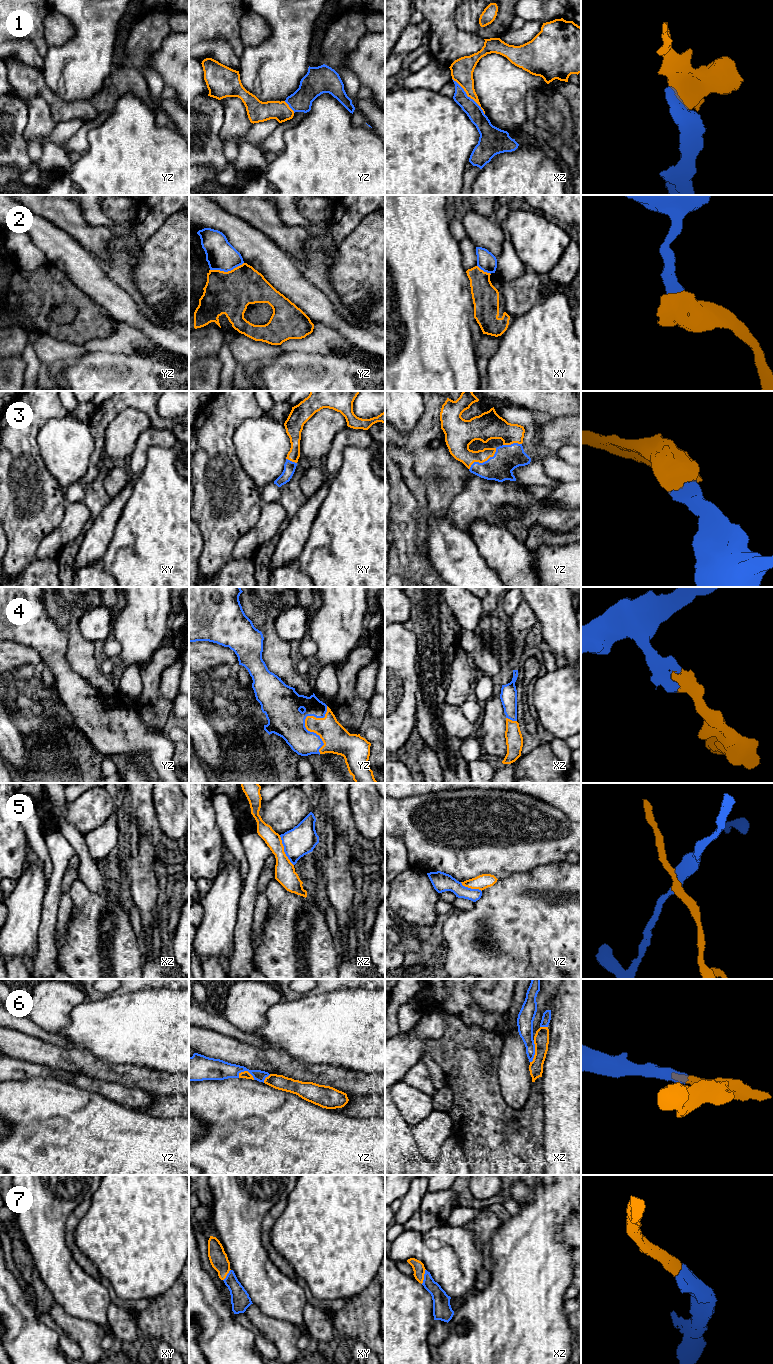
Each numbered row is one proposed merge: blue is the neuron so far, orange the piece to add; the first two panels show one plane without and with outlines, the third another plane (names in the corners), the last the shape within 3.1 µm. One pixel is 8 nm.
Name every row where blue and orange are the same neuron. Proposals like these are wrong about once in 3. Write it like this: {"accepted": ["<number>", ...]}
{"accepted": ["3", "4", "6", "7"]}

